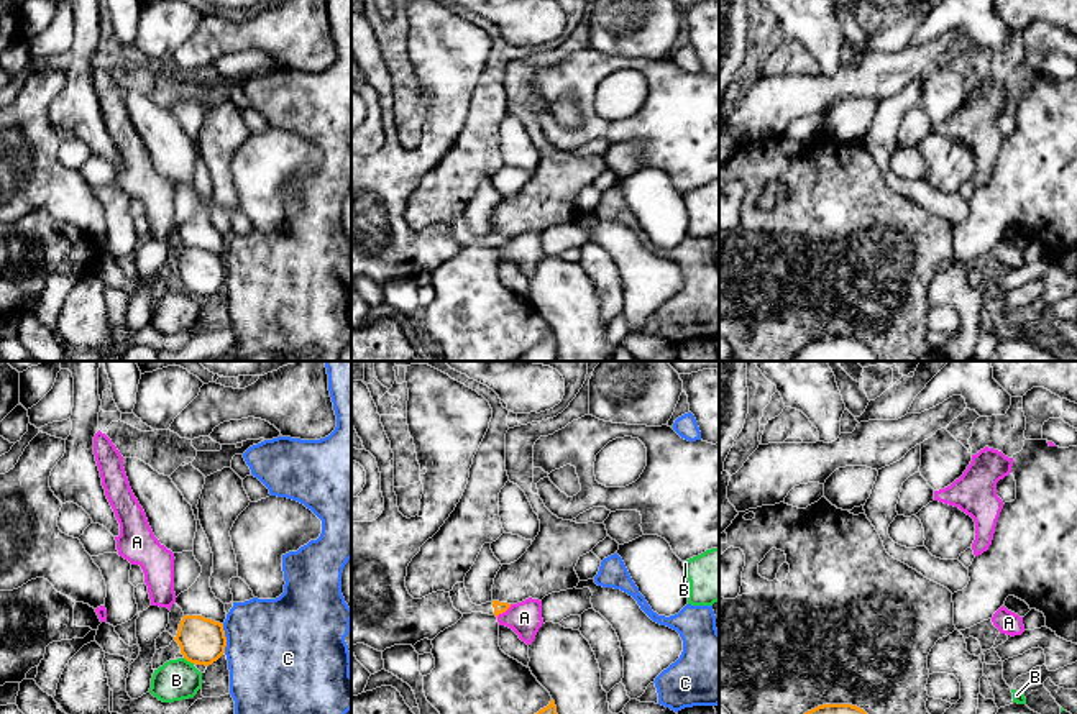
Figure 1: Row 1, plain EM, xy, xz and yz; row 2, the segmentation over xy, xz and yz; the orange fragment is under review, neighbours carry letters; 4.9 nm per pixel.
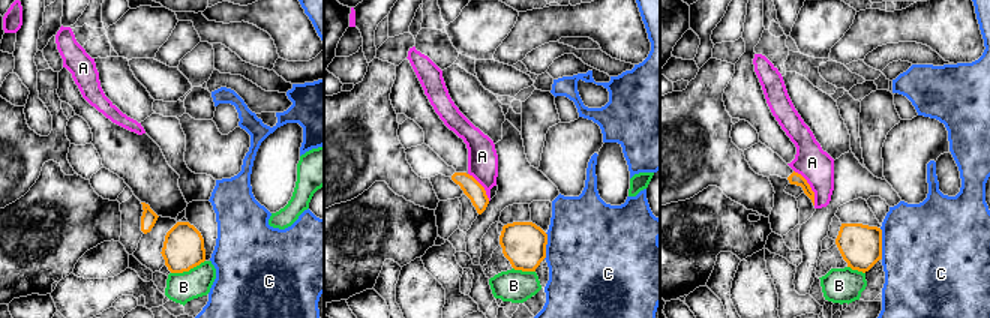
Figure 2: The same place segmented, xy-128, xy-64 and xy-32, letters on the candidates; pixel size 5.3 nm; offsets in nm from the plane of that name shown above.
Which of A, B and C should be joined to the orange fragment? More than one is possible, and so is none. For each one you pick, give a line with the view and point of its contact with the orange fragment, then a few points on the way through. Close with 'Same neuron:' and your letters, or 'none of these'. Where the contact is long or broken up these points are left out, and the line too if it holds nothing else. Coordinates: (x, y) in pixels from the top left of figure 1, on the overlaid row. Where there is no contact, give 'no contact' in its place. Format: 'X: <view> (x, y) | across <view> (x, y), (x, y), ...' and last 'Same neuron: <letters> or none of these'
Same neuron: none of these

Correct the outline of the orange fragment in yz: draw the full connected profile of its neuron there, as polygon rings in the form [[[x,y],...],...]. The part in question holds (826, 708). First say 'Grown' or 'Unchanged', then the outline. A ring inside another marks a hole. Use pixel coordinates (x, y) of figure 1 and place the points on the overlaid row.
Unchanged. [[[823,704],[804,714],[867,714],[867,712],[852,704]]]

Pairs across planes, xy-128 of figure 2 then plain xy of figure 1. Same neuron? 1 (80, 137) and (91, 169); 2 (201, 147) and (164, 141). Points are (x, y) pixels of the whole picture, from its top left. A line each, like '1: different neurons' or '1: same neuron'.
1: different neurons
2: different neurons

